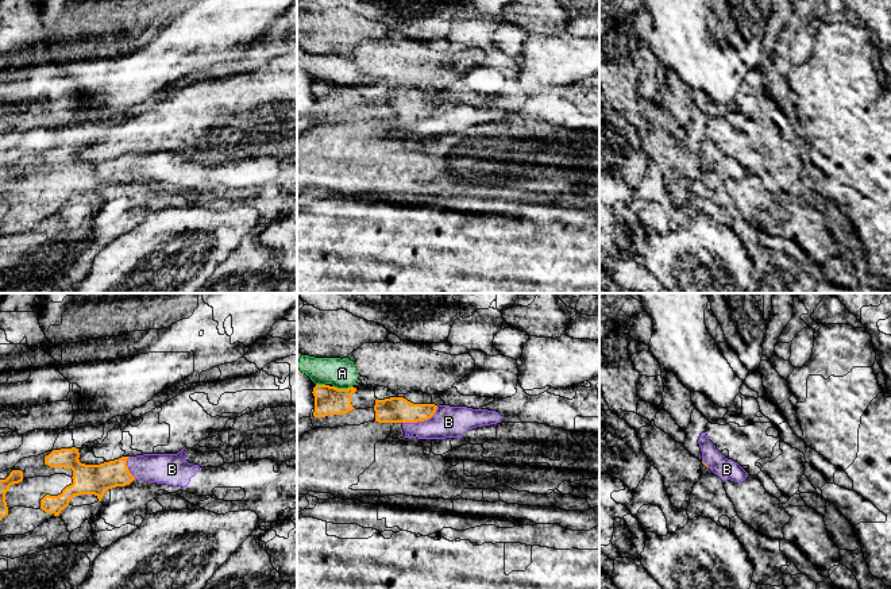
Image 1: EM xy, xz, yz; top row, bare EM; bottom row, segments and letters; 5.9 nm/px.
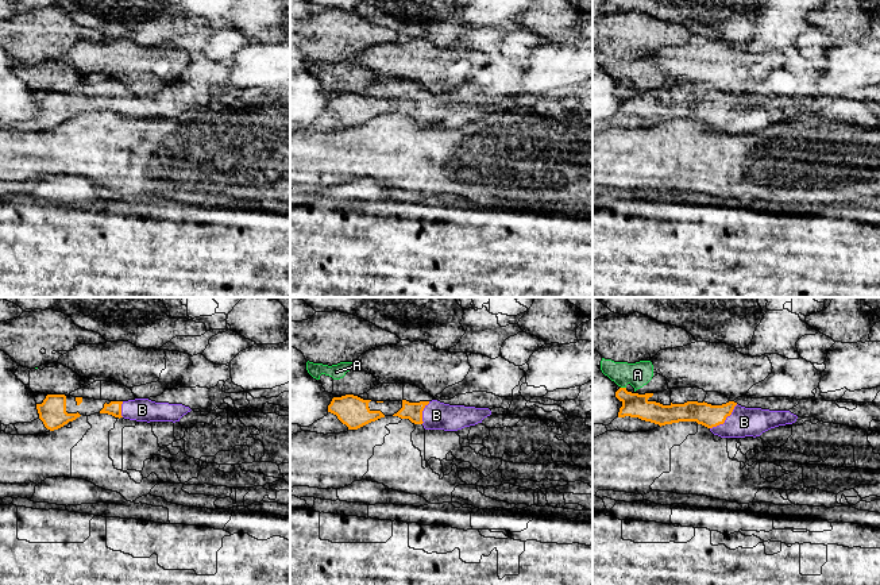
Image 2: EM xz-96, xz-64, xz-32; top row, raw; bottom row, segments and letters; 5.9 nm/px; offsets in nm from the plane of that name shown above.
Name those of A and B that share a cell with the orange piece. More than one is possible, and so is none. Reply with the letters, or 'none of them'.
B

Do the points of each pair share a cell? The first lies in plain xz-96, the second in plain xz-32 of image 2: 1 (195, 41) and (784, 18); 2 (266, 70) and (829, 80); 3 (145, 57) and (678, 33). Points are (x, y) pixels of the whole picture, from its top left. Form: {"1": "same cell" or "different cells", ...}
{"1": "same cell", "2": "same cell", "3": "different cells"}

